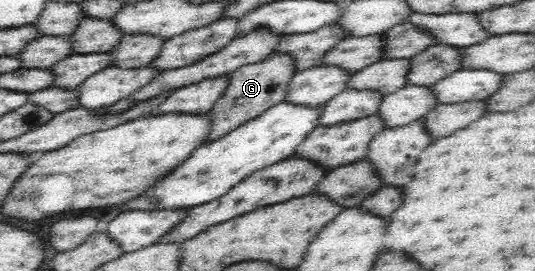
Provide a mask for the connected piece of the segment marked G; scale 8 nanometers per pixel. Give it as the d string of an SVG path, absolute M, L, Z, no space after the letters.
M274 53L260 63L245 65L233 71L224 95L209 111L211 130L207 135L207 141L211 142L224 137L248 120L262 115L269 107L284 102L290 80L297 73L294 60L285 53Z

